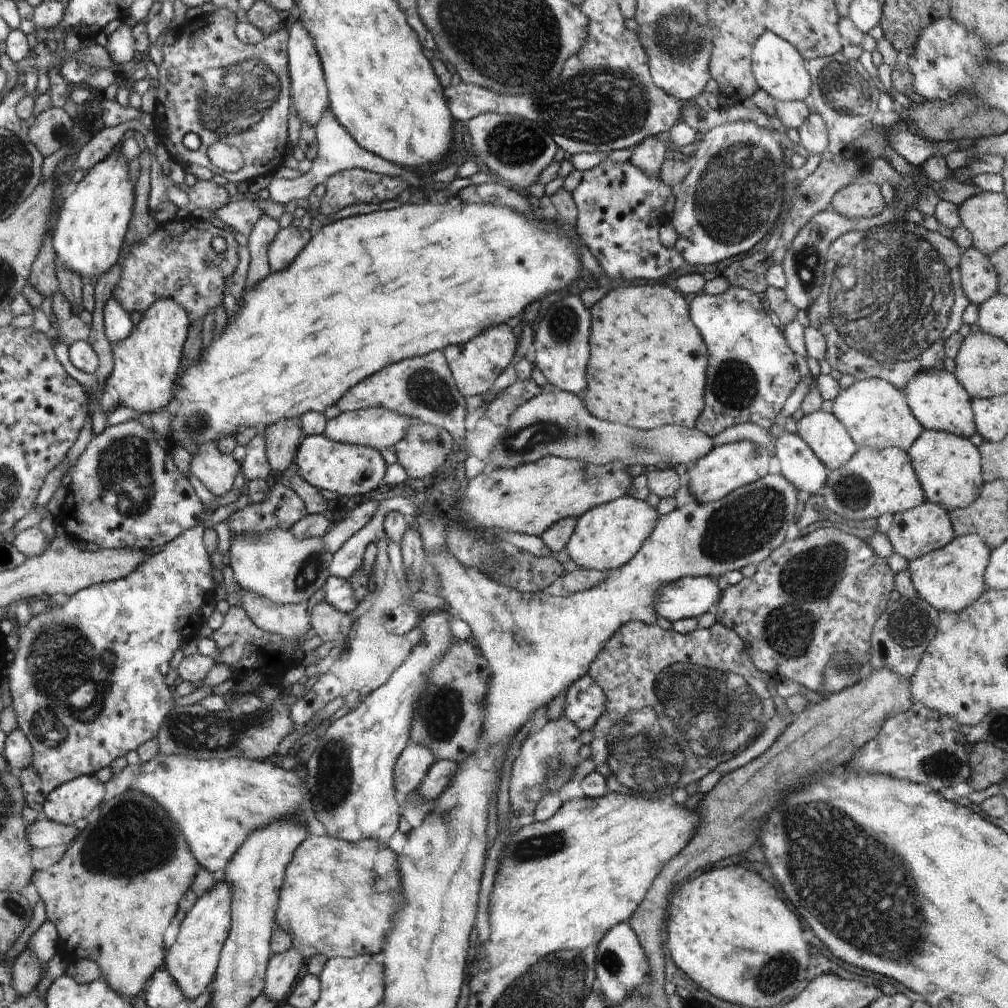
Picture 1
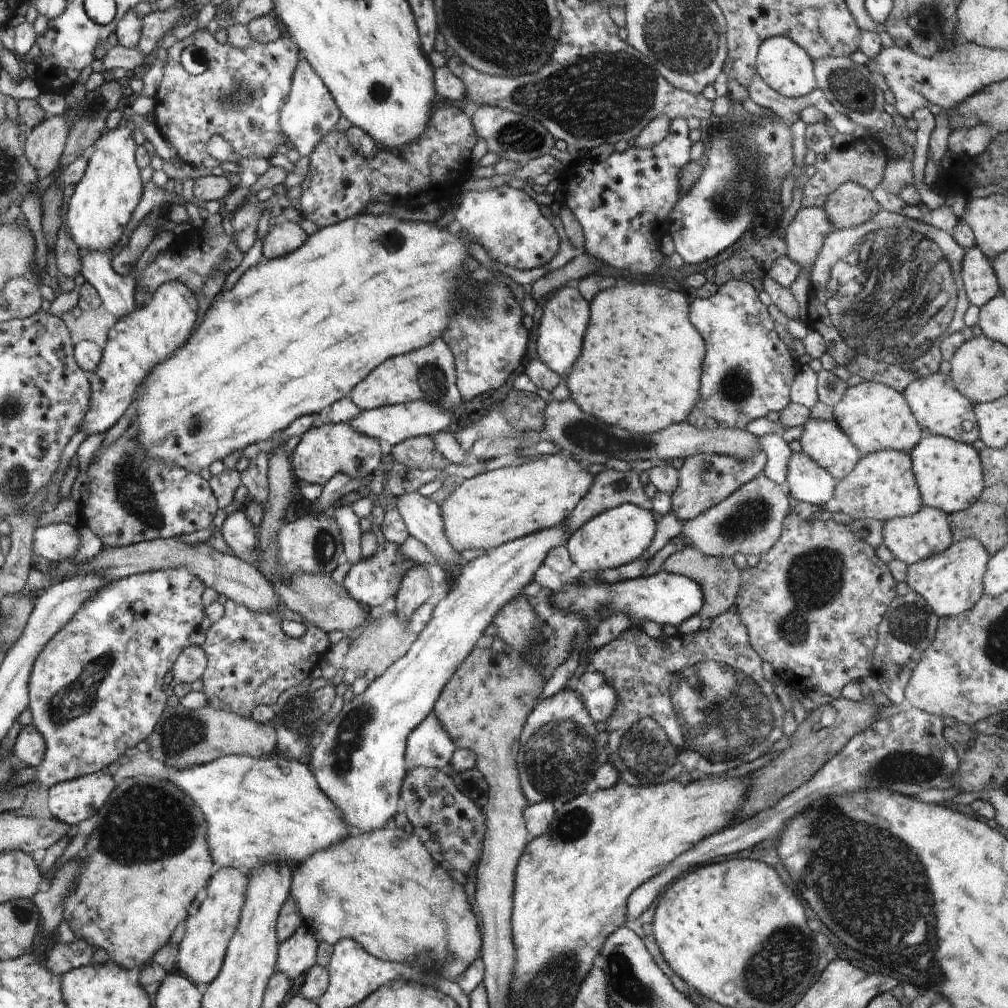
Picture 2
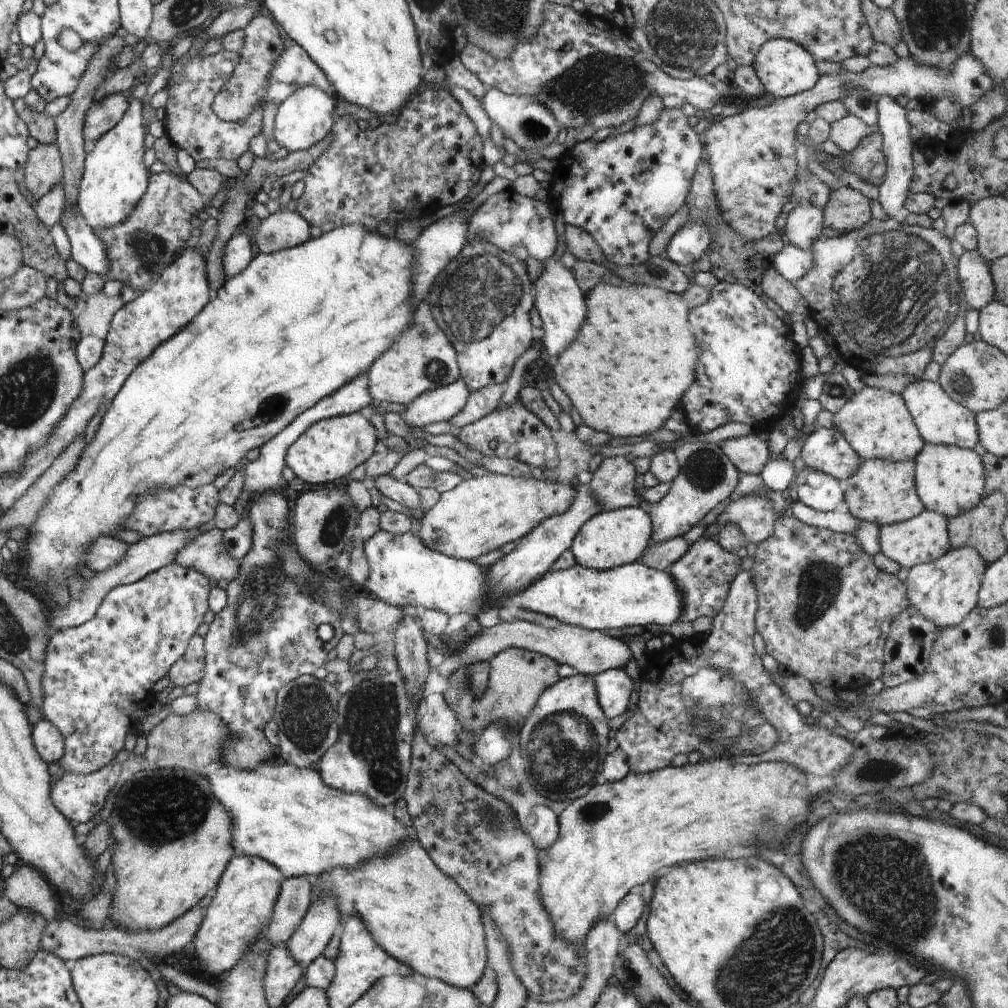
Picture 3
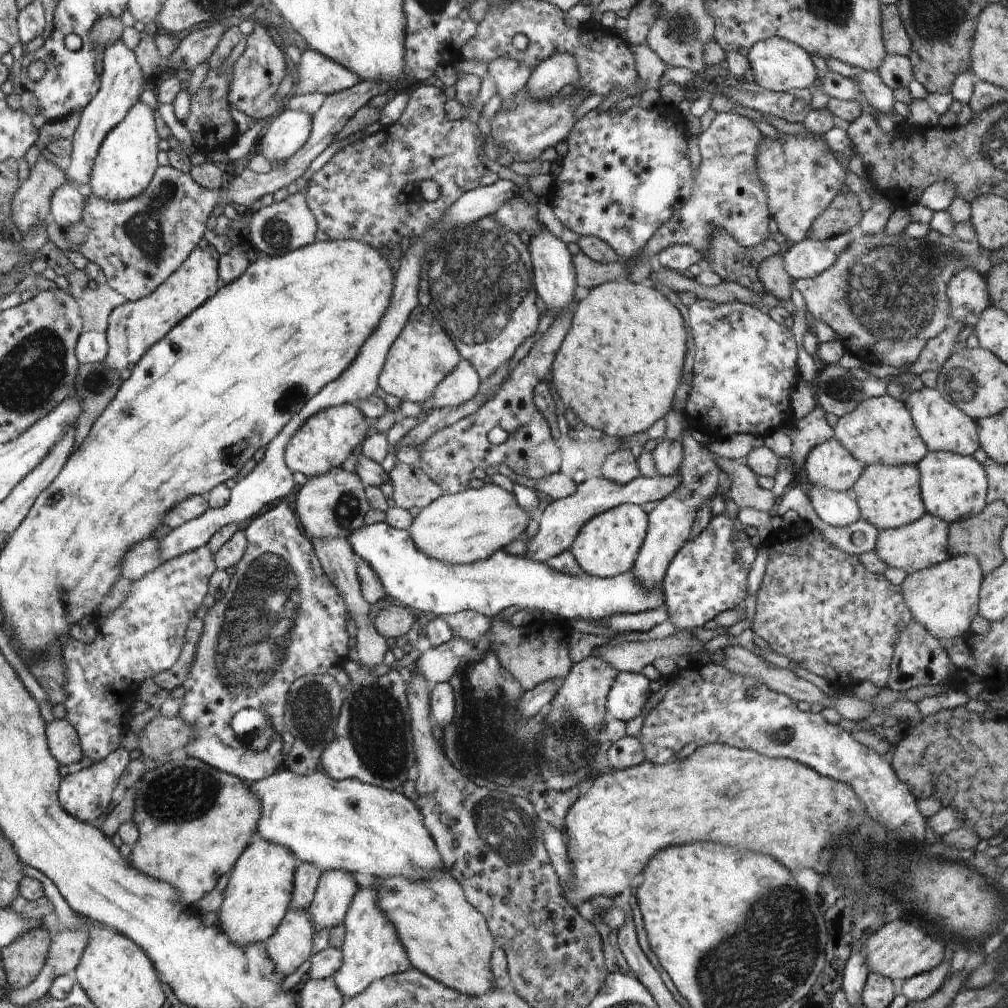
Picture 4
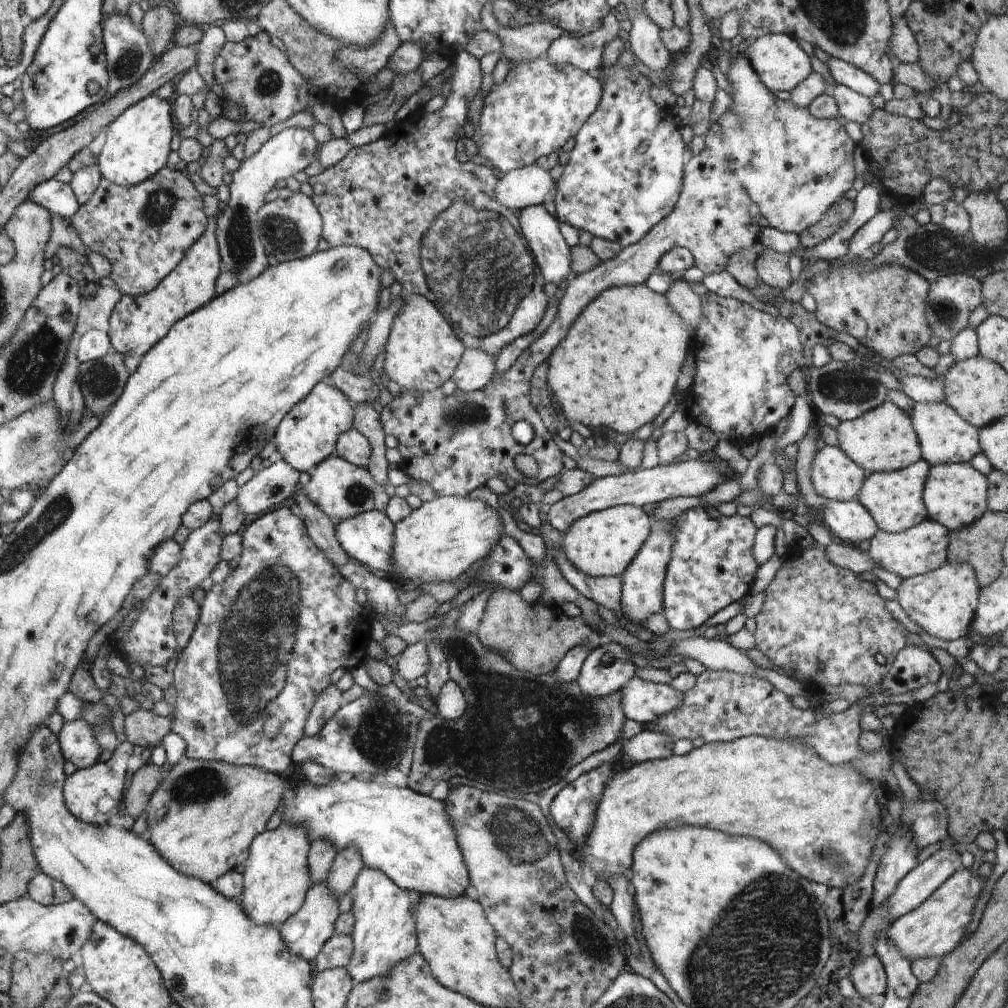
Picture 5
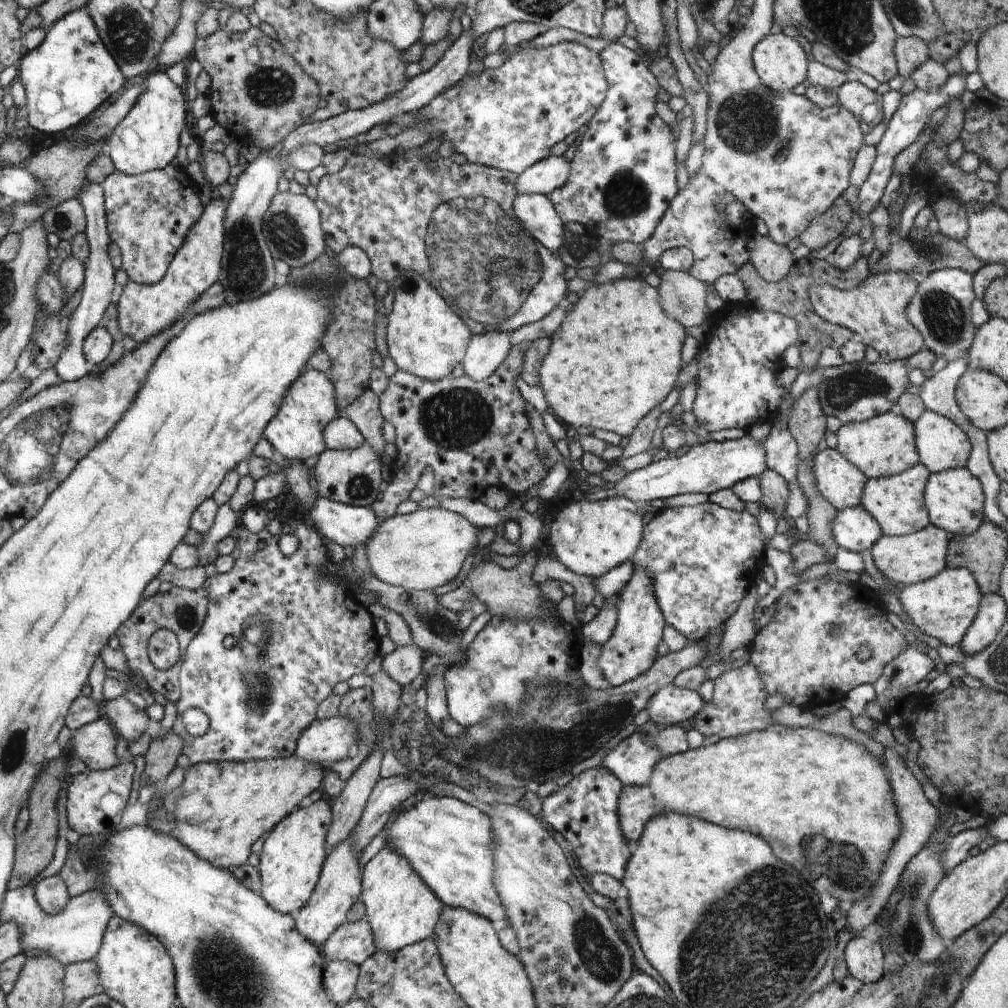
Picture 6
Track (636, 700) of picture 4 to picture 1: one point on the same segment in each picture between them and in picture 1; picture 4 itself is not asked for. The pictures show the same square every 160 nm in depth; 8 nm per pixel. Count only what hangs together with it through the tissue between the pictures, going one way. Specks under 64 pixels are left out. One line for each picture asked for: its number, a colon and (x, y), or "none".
1: (585, 699)
2: (600, 697)
3: (614, 686)

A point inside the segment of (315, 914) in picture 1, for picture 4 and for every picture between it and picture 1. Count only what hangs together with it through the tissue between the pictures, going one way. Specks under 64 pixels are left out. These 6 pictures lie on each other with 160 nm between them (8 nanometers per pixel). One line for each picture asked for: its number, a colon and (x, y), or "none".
2: (384, 889)
3: (417, 914)
4: (445, 937)

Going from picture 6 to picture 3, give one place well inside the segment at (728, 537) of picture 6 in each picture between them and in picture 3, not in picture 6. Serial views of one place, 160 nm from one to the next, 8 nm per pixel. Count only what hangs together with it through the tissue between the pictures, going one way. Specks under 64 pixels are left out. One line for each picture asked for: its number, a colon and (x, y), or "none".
3: (704, 575)
4: (704, 579)
5: (712, 564)

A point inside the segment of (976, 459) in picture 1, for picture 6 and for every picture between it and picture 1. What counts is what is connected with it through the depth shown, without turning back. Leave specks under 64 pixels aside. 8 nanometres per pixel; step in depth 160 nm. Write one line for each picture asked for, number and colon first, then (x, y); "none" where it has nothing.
2: (949, 475)
3: (950, 480)
4: (953, 487)
5: (955, 495)
6: (955, 501)

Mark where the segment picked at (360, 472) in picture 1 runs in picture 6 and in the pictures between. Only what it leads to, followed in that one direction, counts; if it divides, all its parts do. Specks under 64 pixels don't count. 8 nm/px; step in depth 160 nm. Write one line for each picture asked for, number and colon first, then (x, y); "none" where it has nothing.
2: (332, 449)
3: (329, 449)
4: (325, 440)
5: (309, 435)
6: (297, 433)

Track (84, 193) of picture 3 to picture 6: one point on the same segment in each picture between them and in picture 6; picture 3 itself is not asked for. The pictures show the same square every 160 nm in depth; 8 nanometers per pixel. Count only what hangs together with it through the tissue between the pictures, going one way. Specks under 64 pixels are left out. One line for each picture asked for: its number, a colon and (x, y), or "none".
4: (126, 161)
5: (137, 145)
6: (148, 138)

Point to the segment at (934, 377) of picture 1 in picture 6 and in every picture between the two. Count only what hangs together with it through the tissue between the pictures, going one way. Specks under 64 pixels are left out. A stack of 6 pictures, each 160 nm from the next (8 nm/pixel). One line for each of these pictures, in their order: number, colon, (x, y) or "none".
2: (939, 408)
3: (940, 420)
4: (943, 427)
5: (945, 437)
6: (941, 444)

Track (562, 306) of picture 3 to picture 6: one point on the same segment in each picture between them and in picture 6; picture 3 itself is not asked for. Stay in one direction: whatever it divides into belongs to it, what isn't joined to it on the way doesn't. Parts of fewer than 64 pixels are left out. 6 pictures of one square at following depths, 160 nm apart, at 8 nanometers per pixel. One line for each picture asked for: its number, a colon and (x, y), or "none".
4: (555, 277)
5: (540, 229)
6: (537, 213)

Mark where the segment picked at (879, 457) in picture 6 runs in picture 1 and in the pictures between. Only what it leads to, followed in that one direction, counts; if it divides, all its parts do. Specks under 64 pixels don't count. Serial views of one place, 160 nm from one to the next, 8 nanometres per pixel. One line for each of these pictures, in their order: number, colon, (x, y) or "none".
1: (875, 414)
2: (875, 417)
3: (877, 424)
4: (879, 430)
5: (882, 440)

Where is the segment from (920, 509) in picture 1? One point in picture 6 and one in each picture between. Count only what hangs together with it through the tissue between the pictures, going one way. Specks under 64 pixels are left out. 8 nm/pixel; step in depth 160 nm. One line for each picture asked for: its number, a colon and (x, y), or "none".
2: (911, 538)
3: (924, 538)
4: (921, 544)
5: (921, 549)
6: (914, 558)

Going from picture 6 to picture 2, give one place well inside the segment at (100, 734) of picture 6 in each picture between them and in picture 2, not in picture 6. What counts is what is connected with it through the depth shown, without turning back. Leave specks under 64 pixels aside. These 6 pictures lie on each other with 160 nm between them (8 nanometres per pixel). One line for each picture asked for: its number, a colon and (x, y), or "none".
2: (29, 748)
3: (50, 743)
4: (63, 739)
5: (77, 738)

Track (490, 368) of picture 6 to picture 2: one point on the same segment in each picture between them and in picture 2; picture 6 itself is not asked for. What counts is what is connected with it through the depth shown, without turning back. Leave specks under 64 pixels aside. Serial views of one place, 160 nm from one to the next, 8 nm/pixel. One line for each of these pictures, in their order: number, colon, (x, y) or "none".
2: (391, 423)
3: (442, 404)
4: (461, 385)
5: (476, 369)

